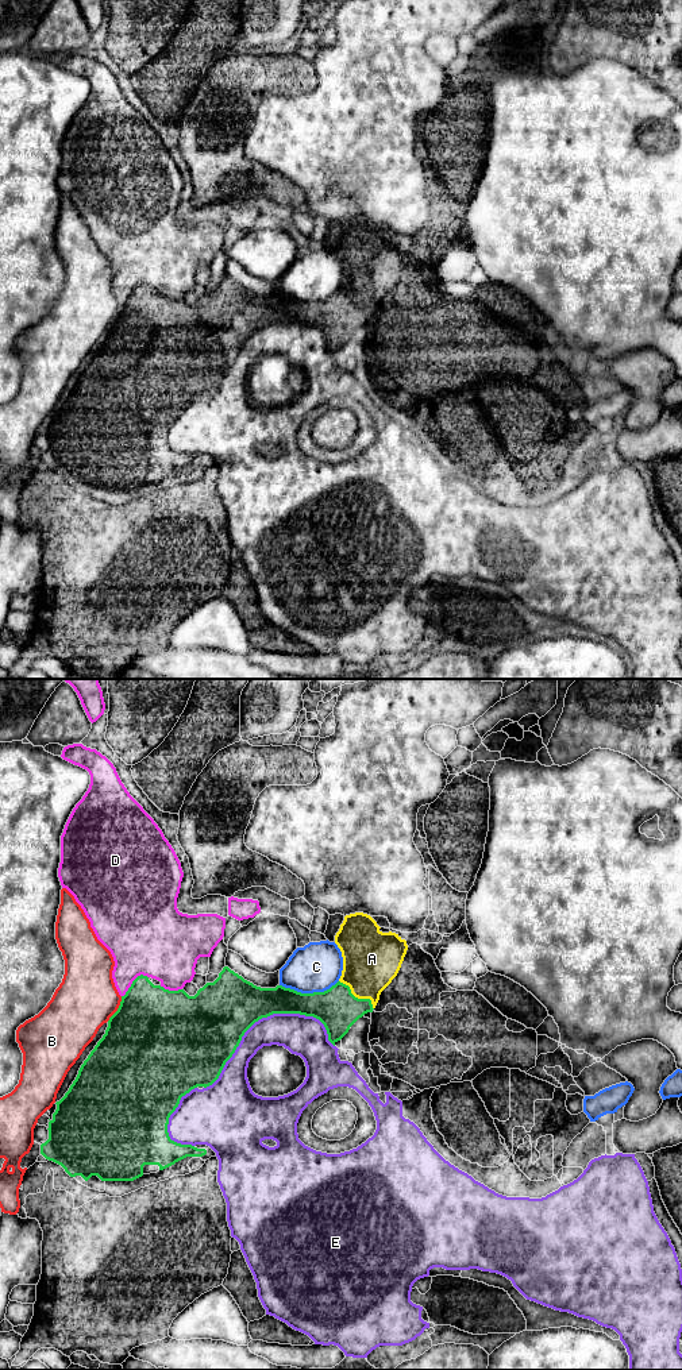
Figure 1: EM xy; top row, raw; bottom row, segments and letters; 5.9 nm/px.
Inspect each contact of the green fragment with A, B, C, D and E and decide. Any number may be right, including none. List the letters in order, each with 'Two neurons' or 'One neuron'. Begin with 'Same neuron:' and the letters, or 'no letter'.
Same neuron: A
A: One neuron
B: Two neurons
C: Two neurons
D: Two neurons
E: Two neurons

